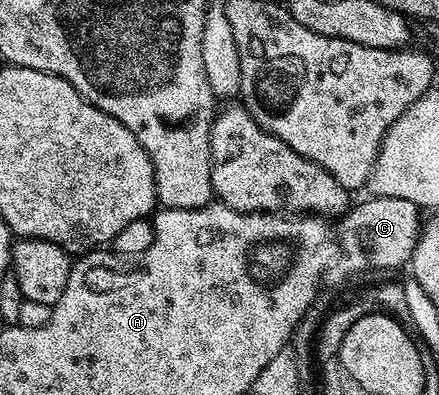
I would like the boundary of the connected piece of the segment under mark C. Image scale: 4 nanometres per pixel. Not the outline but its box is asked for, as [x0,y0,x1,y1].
[338,195,422,271]

